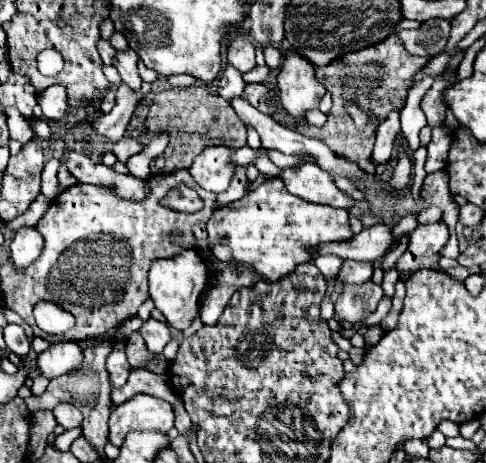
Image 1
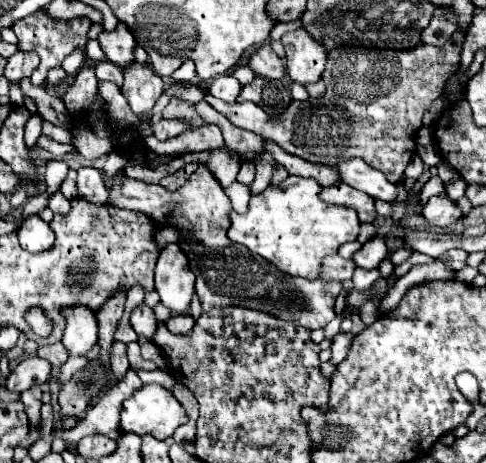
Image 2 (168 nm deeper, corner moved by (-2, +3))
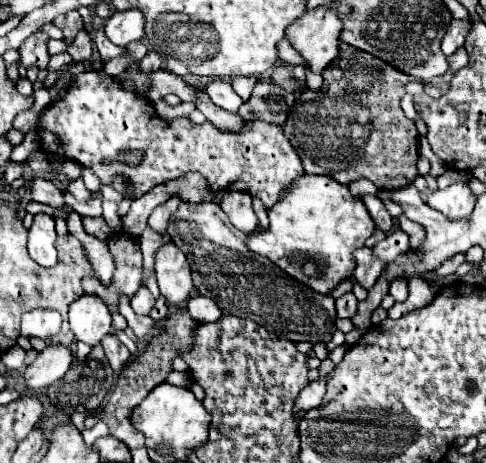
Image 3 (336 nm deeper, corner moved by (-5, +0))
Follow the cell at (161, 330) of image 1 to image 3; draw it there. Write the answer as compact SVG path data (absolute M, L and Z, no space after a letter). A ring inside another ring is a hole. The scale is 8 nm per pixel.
M139 287L139 291L137 291L135 297L131 299L133 311L135 311L137 315L149 315L151 309L153 309L153 305L155 305L155 299L153 299L153 295L149 293L149 289L147 289L147 287Z

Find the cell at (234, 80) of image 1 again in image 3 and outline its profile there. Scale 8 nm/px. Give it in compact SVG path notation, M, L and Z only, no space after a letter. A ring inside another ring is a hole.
M215 79L207 85L205 93L211 97L211 101L217 105L217 107L223 107L227 111L237 111L243 103L243 99L233 91L231 83L225 81L225 79Z

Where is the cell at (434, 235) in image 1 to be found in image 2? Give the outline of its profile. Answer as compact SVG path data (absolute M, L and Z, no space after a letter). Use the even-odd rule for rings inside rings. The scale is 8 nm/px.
M440 194L440 196L432 196L432 198L424 204L422 216L424 216L432 226L448 228L448 226L452 226L454 222L460 220L462 210L458 208L458 204L456 204L452 198L448 198L446 194Z

